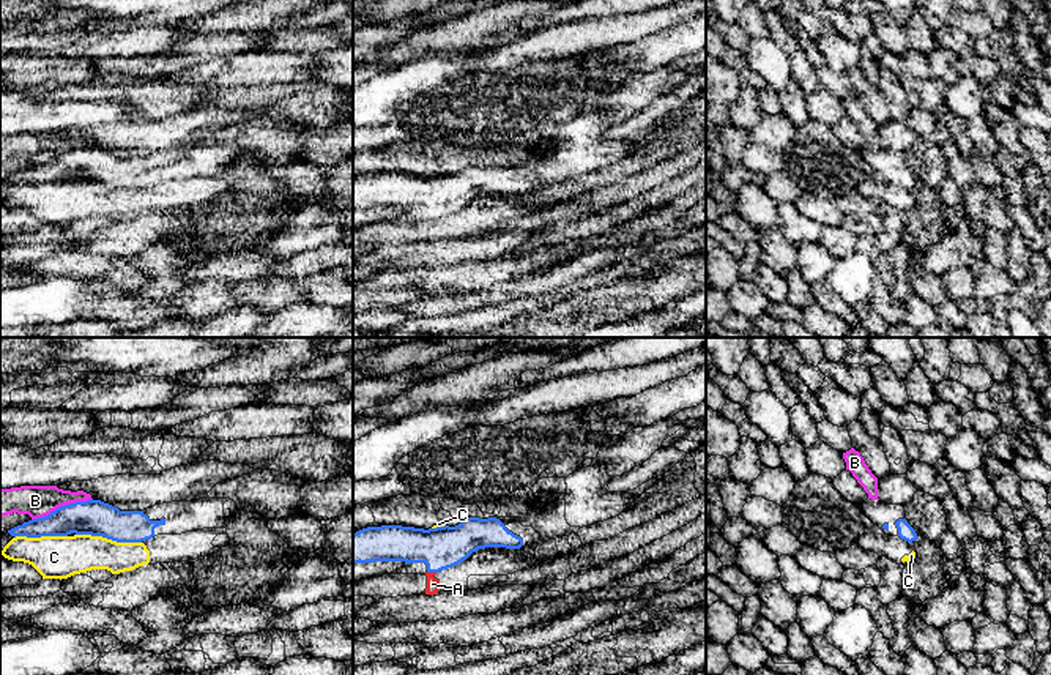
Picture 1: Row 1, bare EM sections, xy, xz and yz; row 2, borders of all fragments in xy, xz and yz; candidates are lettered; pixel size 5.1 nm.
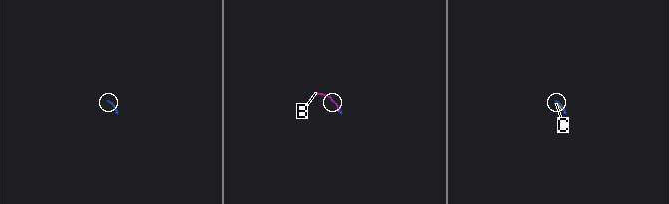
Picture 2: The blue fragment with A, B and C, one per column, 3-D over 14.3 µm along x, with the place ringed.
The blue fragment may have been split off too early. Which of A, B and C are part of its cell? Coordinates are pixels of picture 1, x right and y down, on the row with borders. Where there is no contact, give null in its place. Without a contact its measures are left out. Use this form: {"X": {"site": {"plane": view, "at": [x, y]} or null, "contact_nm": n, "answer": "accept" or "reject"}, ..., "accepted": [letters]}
{"A": {"site": {"plane": "xz", "at": [432, 571]}, "contact_nm": 50, "answer": "reject"}, "B": {"site": {"plane": "xy", "at": [62, 507]}, "contact_nm": 320, "answer": "reject"}, "C": {"site": {"plane": "xy", "at": [109, 538]}, "contact_nm": 340, "answer": "reject"}, "accepted": []}

